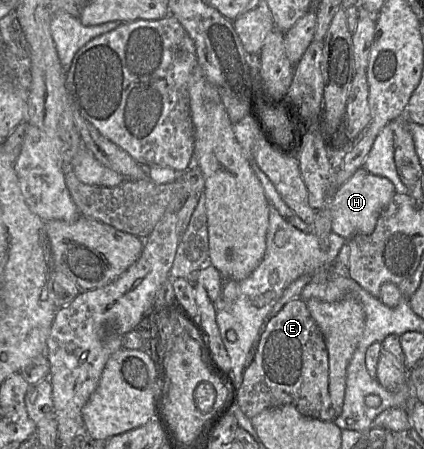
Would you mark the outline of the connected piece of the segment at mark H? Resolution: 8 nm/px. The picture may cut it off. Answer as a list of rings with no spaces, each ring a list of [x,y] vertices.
[[[313,40],[295,66],[293,79],[287,97],[297,132],[297,157],[301,174],[308,190],[308,202],[314,210],[328,207],[332,217],[332,232],[346,240],[357,235],[371,234],[378,218],[396,193],[394,185],[384,177],[358,169],[338,189],[334,188],[335,165],[322,122],[324,79],[322,75],[323,41]]]

